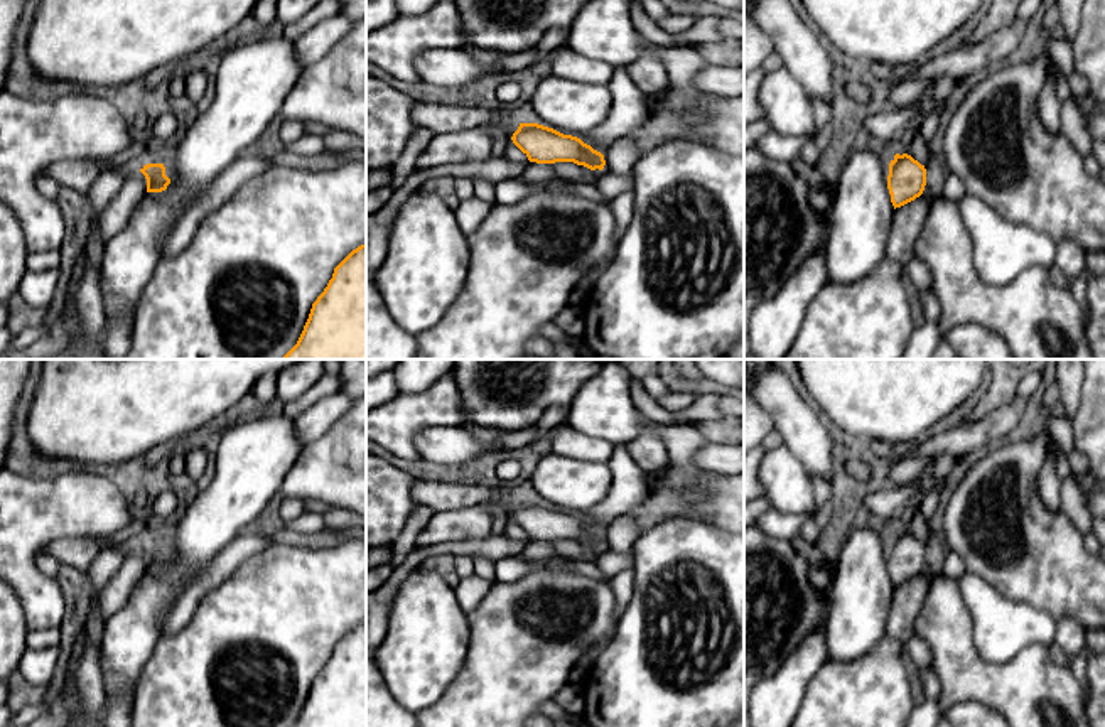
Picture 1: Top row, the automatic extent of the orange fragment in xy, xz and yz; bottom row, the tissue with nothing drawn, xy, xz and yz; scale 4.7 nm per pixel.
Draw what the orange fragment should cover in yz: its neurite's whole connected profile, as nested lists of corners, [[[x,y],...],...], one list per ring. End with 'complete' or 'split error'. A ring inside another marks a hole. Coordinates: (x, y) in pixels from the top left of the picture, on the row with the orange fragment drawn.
[[[896,153],[889,164],[887,189],[891,202],[901,207],[919,197],[926,186],[926,169],[908,153]]]; complete

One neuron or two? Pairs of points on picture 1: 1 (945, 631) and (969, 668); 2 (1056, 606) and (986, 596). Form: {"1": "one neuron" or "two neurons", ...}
{"1": "one neuron", "2": "two neurons"}

